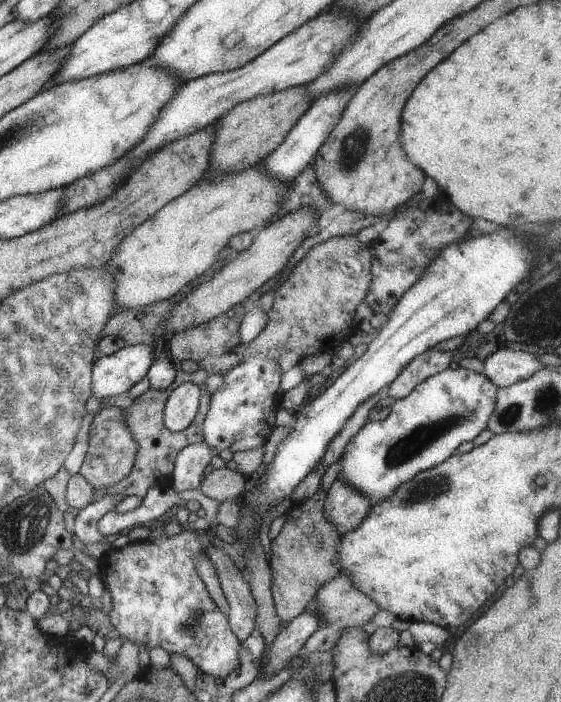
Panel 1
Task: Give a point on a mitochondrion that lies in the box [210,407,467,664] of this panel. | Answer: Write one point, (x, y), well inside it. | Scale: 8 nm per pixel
(437, 486)

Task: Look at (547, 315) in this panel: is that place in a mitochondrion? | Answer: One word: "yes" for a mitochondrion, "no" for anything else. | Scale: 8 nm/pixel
yes

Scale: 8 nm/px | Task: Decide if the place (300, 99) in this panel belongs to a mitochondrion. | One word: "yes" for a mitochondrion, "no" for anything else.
no

